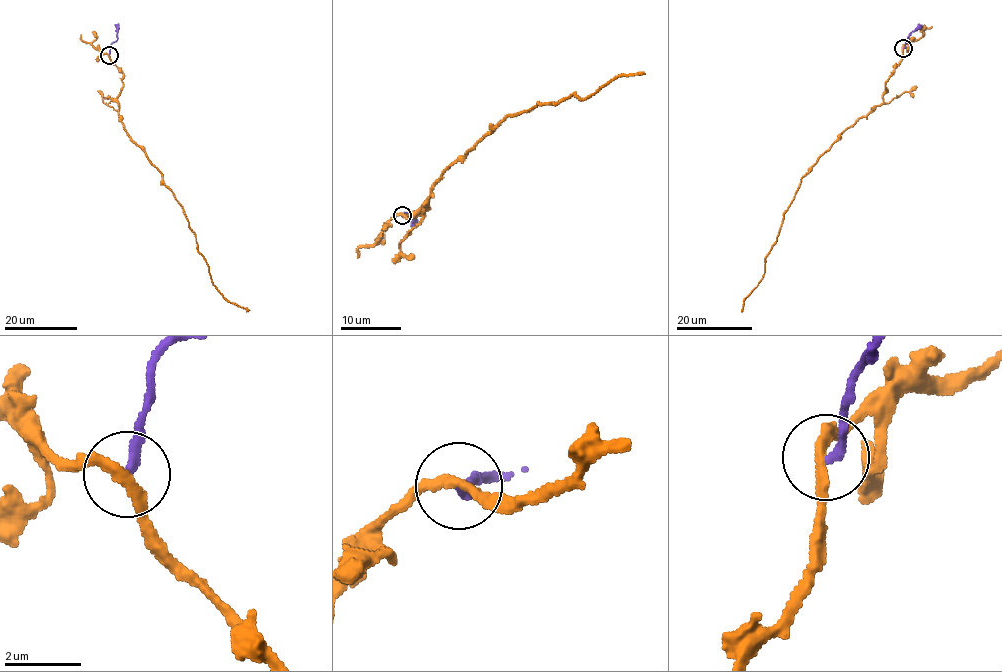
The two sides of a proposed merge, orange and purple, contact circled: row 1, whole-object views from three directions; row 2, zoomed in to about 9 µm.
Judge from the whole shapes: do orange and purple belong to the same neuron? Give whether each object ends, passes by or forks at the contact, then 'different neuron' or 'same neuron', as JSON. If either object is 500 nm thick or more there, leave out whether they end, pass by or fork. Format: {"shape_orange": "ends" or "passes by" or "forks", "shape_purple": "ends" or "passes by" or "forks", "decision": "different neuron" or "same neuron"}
{"shape_orange": "passes by", "shape_purple": "ends", "decision": "different neuron"}

